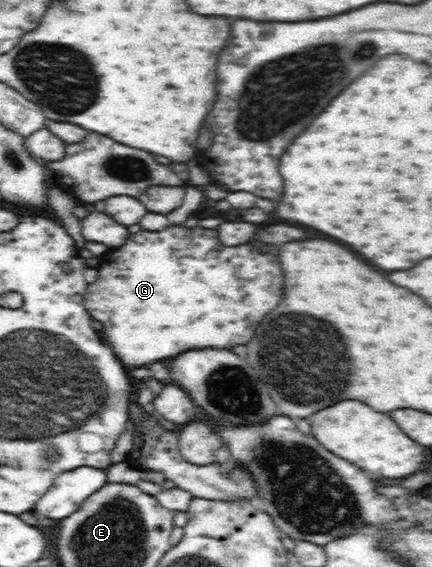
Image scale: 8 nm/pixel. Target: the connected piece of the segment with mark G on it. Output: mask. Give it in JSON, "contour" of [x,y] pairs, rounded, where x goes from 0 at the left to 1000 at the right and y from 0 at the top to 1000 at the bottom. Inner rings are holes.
{"contour":[[[389,400],[380,407],[324,407],[306,414],[282,436],[273,439],[250,439],[236,446],[220,460],[227,467],[227,492],[208,501],[199,511],[199,545],[204,552],[241,573],[241,594],[245,605],[259,612],[269,623],[273,637],[301,647],[324,647],[343,644],[366,633],[394,633],[421,623],[421,616],[523,616],[532,608],[569,608],[579,594],[588,594],[588,580],[602,573],[606,559],[625,552],[630,545],[644,541],[644,531],[653,531],[653,471],[644,467],[644,453],[625,446],[602,446],[583,432],[551,432],[551,436],[523,436],[505,422],[500,404],[472,404],[472,400],[449,400],[449,404],[426,404],[426,400]]]}

